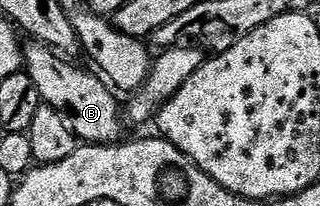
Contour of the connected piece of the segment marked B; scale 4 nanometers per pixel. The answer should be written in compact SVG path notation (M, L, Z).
M34 41L24 46L23 61L27 74L33 77L33 85L37 85L40 100L57 113L61 113L76 140L84 144L118 143L124 138L125 119L121 114L121 103L115 100L116 92L98 74L90 75L89 72L66 63L71 61Z

